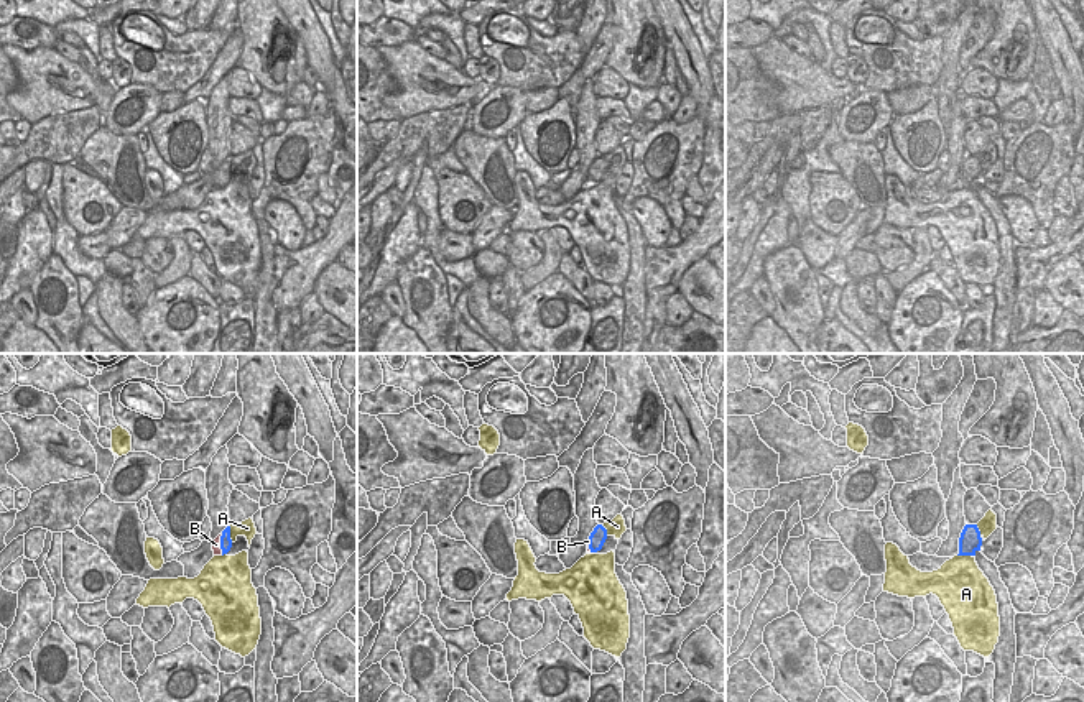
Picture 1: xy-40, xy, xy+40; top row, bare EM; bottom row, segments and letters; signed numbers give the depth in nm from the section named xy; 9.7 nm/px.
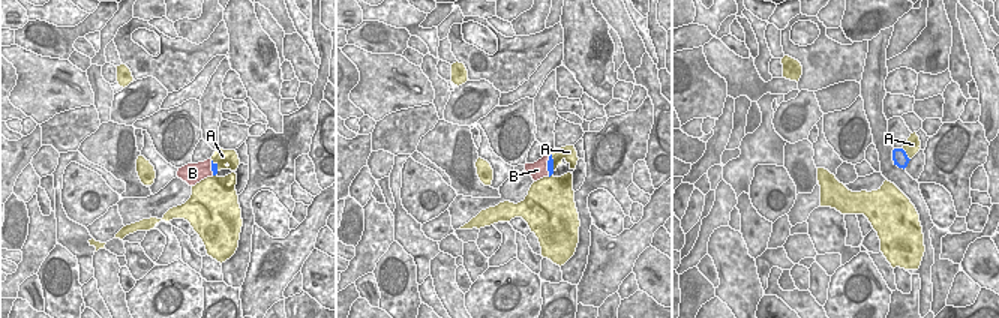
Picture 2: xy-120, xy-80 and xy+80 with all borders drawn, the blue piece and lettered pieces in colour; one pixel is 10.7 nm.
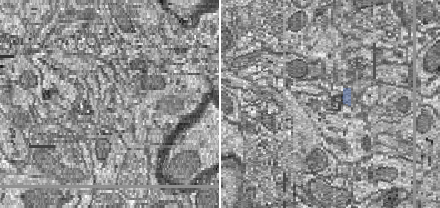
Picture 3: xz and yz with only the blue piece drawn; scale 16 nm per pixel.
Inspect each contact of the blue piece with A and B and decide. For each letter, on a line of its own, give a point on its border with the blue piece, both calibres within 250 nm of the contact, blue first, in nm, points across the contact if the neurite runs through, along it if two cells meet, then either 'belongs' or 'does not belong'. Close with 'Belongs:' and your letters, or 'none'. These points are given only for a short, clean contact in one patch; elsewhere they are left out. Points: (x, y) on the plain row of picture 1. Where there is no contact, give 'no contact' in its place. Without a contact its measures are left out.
A: contact xy-40 (229, 165); calibres 130 and 160 nm; does not belong
B: contact xy-40 (221, 176); calibres 130 and 100 nm; belongs
Belongs: B

